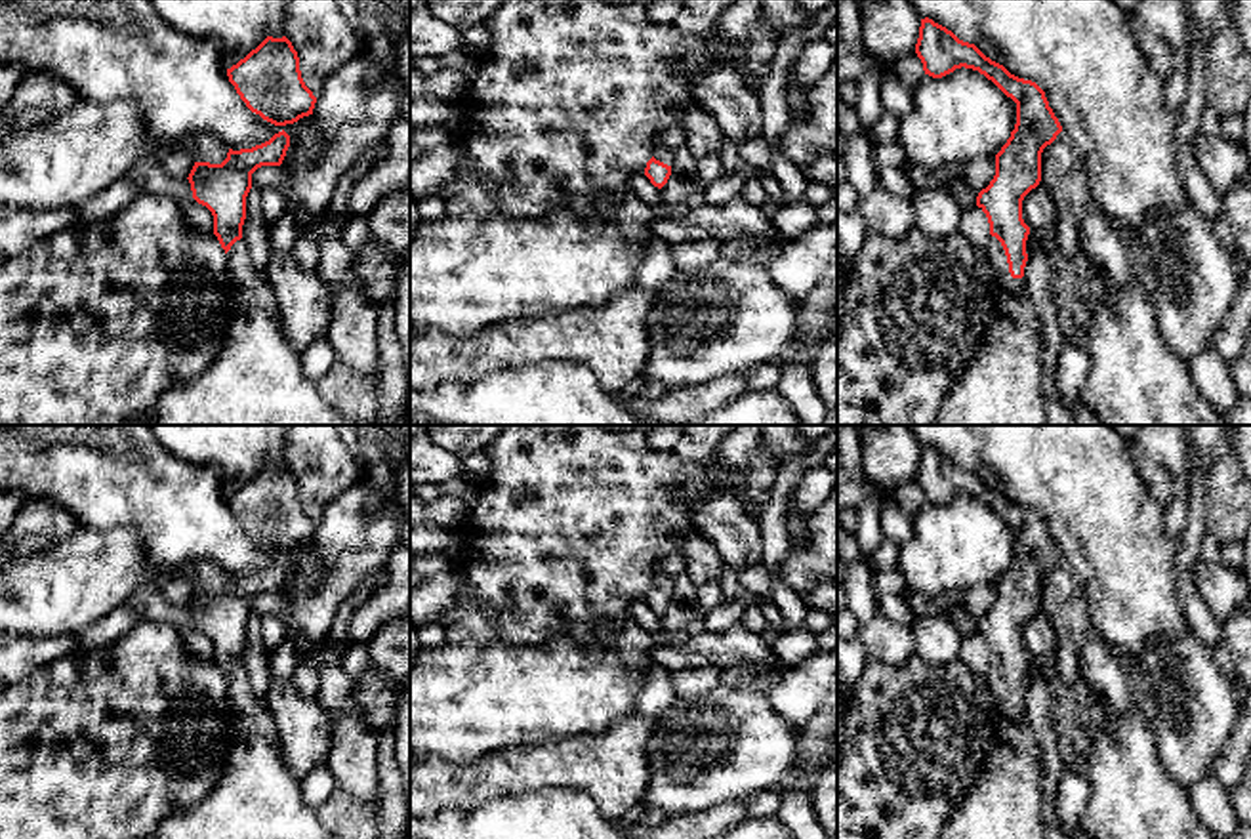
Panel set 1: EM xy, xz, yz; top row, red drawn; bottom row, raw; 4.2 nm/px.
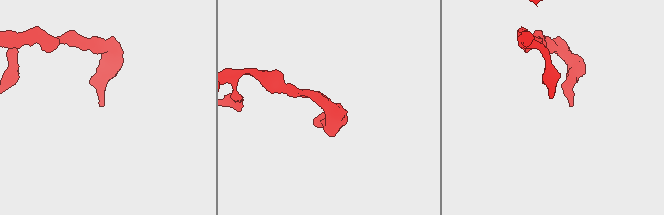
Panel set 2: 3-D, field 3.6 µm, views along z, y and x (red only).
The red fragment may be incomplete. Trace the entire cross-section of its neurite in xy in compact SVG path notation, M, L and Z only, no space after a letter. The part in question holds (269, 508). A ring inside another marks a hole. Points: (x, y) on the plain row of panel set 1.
M267 463L244 486L227 496L246 534L275 553L313 542L317 524L305 513L292 469Z

